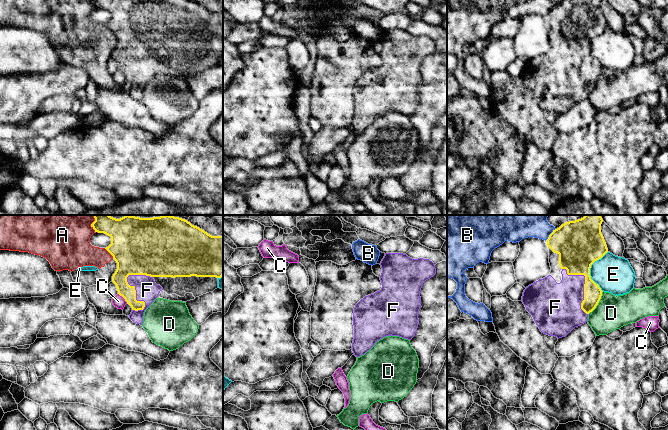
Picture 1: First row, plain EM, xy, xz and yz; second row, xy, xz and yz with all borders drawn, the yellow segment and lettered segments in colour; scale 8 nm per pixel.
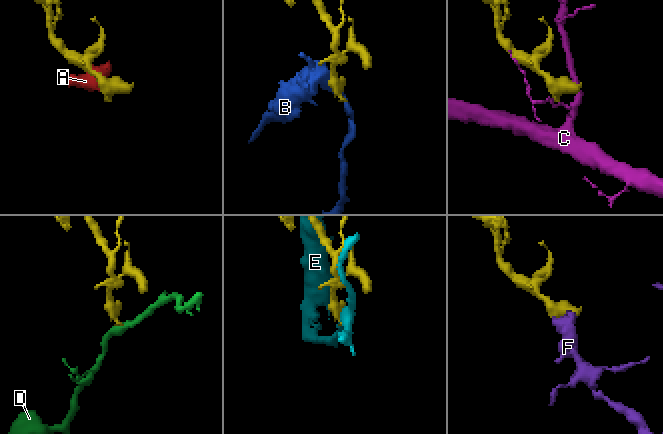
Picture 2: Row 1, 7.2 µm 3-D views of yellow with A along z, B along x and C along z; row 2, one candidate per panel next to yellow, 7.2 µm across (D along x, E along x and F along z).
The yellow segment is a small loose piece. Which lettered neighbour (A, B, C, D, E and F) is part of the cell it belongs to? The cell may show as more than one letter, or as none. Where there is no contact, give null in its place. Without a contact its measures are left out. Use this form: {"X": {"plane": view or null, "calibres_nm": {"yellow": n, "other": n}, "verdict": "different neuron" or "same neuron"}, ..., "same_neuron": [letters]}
{"A": {"plane": "xy", "calibres_nm": {"yellow": 420, "other": 240}, "verdict": "different neuron"}, "B": {"plane": "yz", "calibres_nm": {"yellow": 360, "other": 130}, "verdict": "different neuron"}, "C": {"plane": "xy", "calibres_nm": {"yellow": 150, "other": 100}, "verdict": "different neuron"}, "D": {"plane": "yz", "calibres_nm": {"yellow": 140, "other": 260}, "verdict": "different neuron"}, "E": {"plane": "yz", "calibres_nm": {"yellow": 360, "other": 300}, "verdict": "different neuron"}, "F": {"plane": "xy", "calibres_nm": {"yellow": 320, "other": 180}, "verdict": "same neuron"}, "same_neuron": ["F"]}

